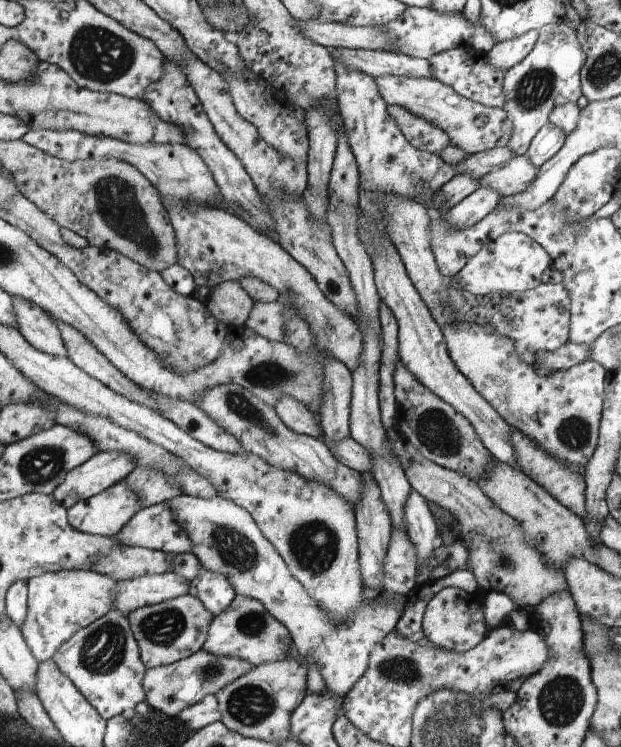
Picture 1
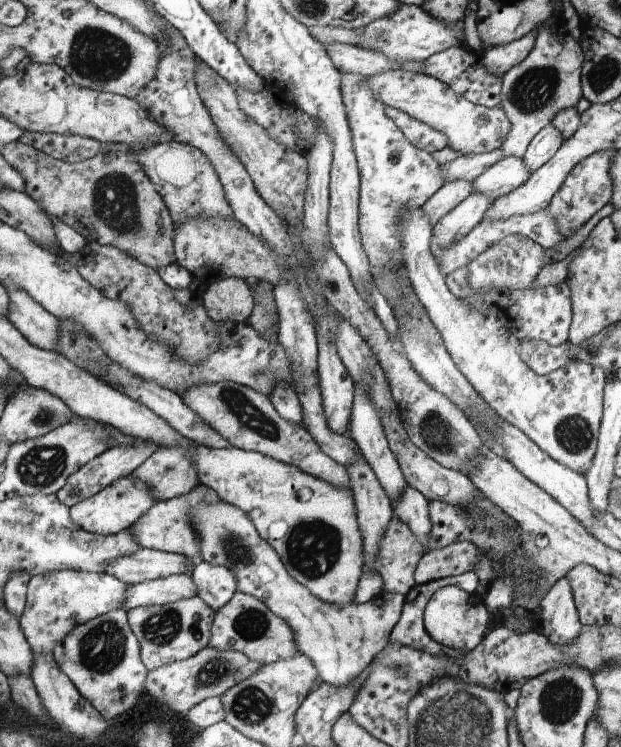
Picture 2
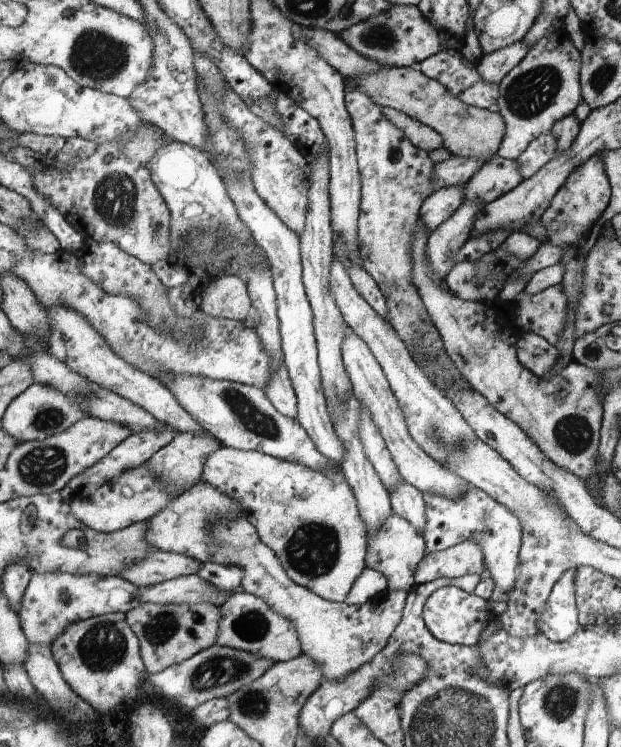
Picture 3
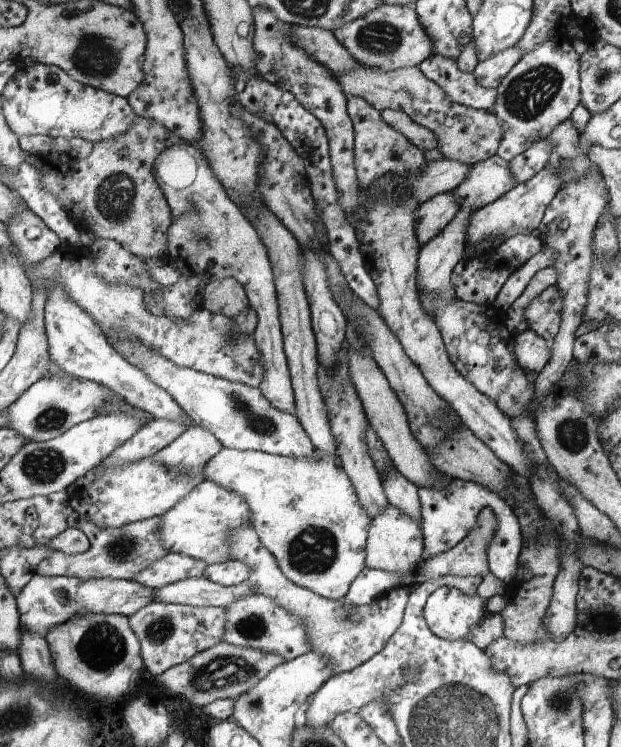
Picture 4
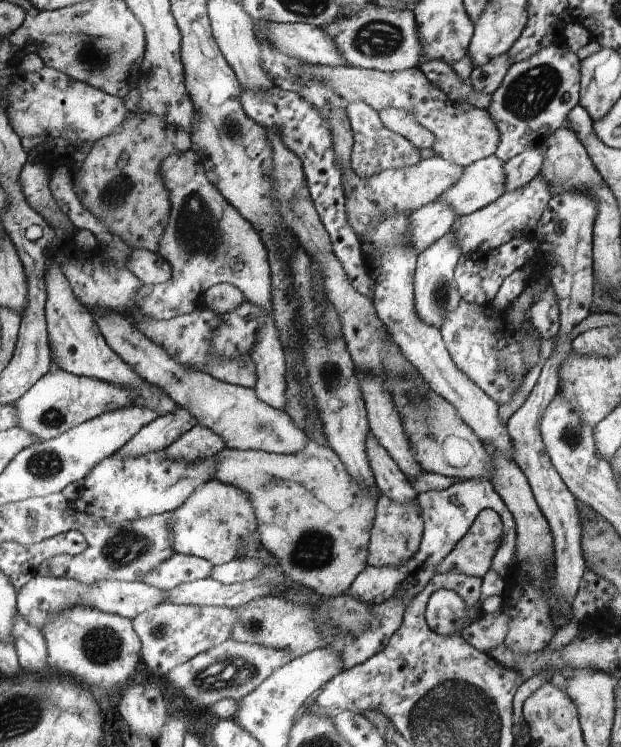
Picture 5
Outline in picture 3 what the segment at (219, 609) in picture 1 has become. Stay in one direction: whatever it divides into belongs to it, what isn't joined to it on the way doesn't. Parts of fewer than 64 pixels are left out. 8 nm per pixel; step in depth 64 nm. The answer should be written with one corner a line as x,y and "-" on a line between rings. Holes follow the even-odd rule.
202,563
198,576
220,592
232,592
241,586
244,570
236,564

